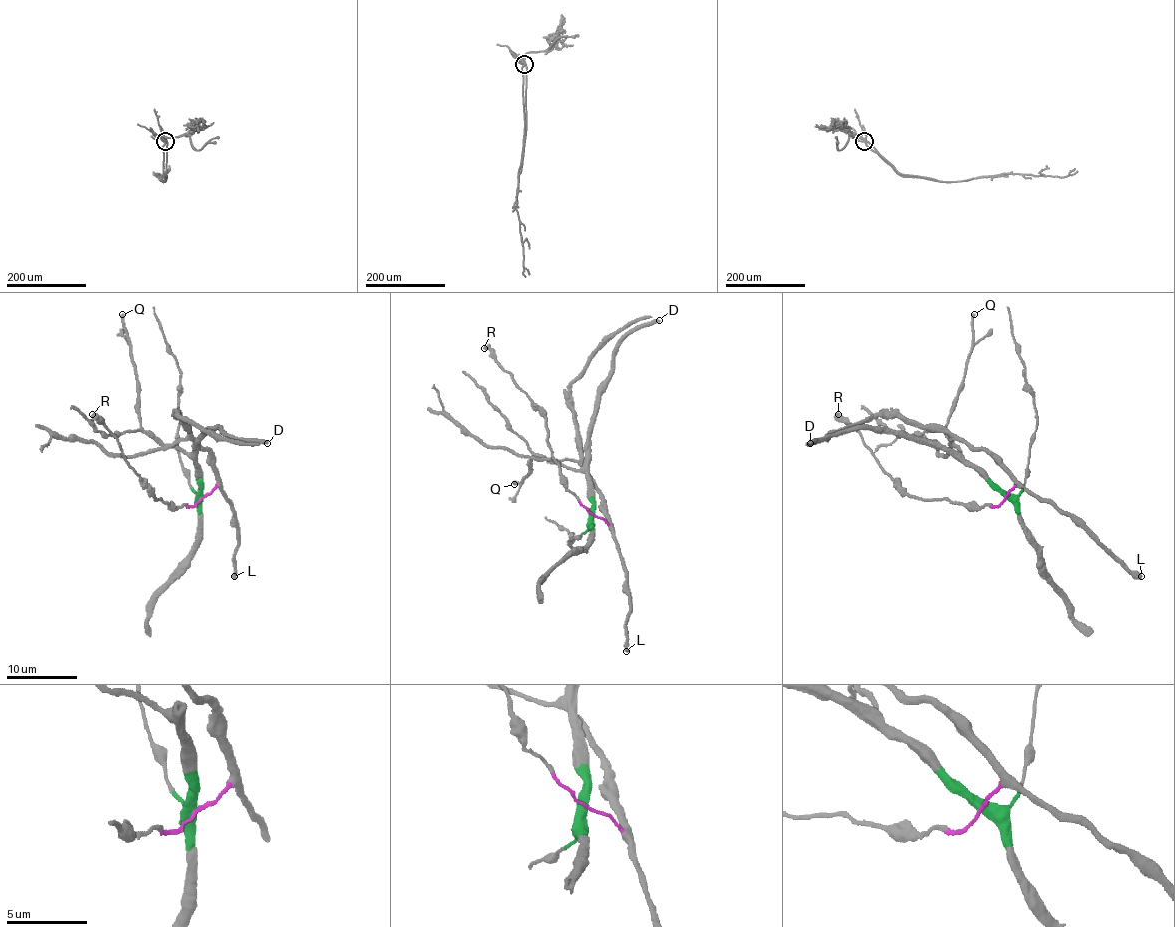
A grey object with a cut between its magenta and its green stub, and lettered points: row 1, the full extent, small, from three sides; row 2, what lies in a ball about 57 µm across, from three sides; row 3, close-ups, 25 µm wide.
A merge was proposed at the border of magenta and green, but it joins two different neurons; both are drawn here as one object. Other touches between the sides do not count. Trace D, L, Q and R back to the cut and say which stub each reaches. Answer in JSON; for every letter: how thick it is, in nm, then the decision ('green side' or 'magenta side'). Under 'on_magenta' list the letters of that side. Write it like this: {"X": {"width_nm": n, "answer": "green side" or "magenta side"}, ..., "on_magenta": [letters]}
{"D": {"width_nm": 360, "answer": "green side"}, "L": {"width_nm": 550, "answer": "magenta side"}, "Q": {"width_nm": 260, "answer": "green side"}, "R": {"width_nm": 440, "answer": "magenta side"}, "on_magenta": ["L", "R"]}

